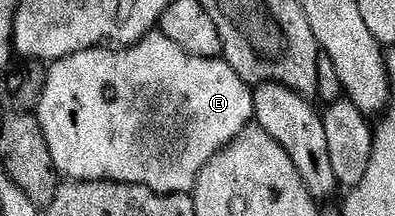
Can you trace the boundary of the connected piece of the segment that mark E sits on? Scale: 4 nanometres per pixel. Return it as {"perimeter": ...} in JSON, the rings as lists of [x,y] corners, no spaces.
{"perimeter":[[[155,30],[152,31],[150,36],[144,36],[143,39],[138,40],[135,44],[128,44],[126,46],[119,46],[112,50],[107,46],[100,46],[97,48],[90,48],[88,52],[78,52],[72,56],[66,56],[63,60],[54,61],[48,67],[47,81],[45,82],[45,94],[41,94],[41,102],[39,103],[39,111],[37,113],[39,118],[39,124],[43,127],[43,133],[45,134],[45,142],[49,142],[49,154],[53,158],[55,163],[55,171],[60,177],[66,178],[68,181],[74,182],[76,180],[111,180],[115,184],[136,184],[137,186],[145,186],[149,190],[154,192],[160,192],[163,196],[178,196],[180,194],[191,194],[195,191],[195,183],[197,178],[201,174],[201,170],[205,170],[205,166],[215,155],[219,153],[225,146],[232,144],[239,135],[248,128],[248,126],[254,121],[255,118],[255,94],[252,85],[249,85],[243,81],[240,76],[231,66],[227,64],[227,61],[222,58],[216,58],[210,60],[209,58],[197,58],[193,54],[189,54],[185,50],[181,50],[181,46],[177,46],[177,42],[169,42],[169,38],[165,38],[163,33]]]}

